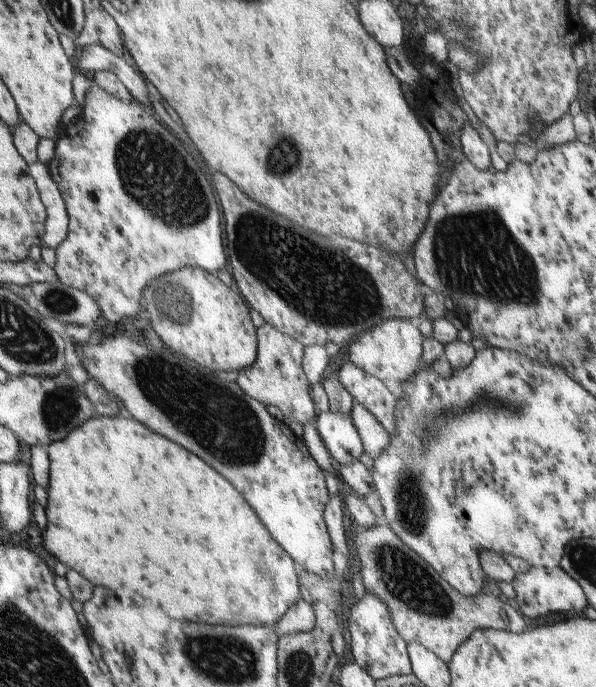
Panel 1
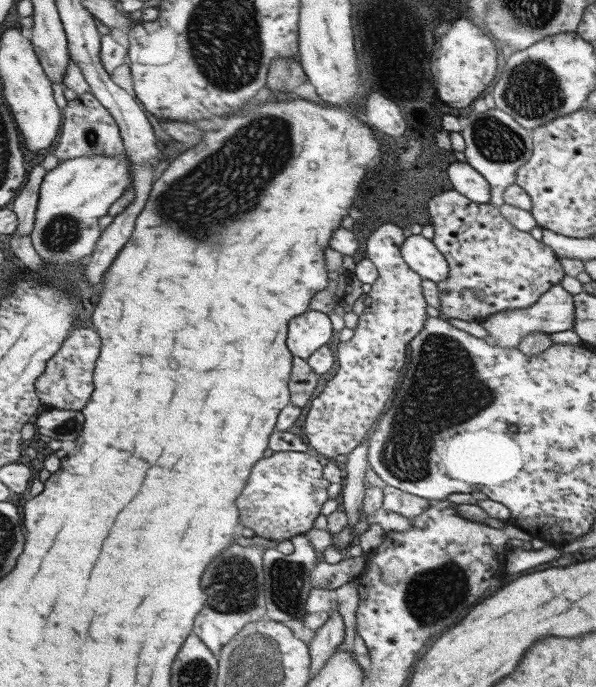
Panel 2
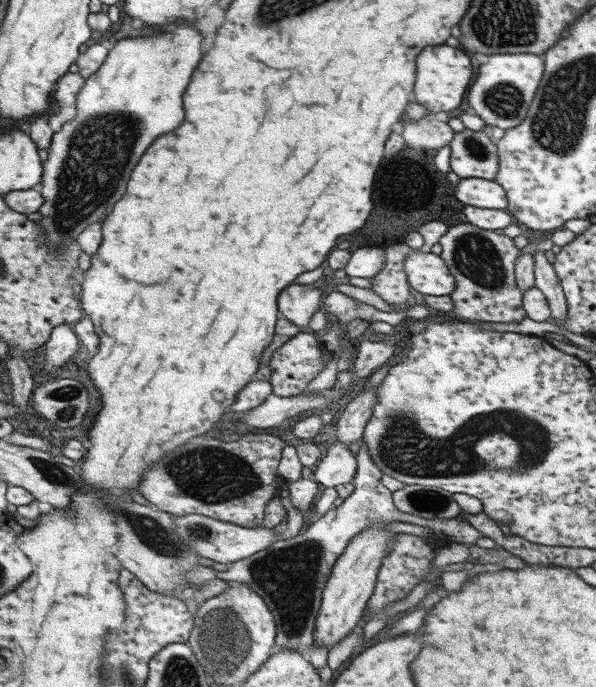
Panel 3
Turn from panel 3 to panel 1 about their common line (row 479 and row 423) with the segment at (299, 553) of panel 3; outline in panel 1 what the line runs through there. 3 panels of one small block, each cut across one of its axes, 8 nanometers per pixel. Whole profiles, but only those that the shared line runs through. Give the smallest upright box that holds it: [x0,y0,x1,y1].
[350,403,390,460]

